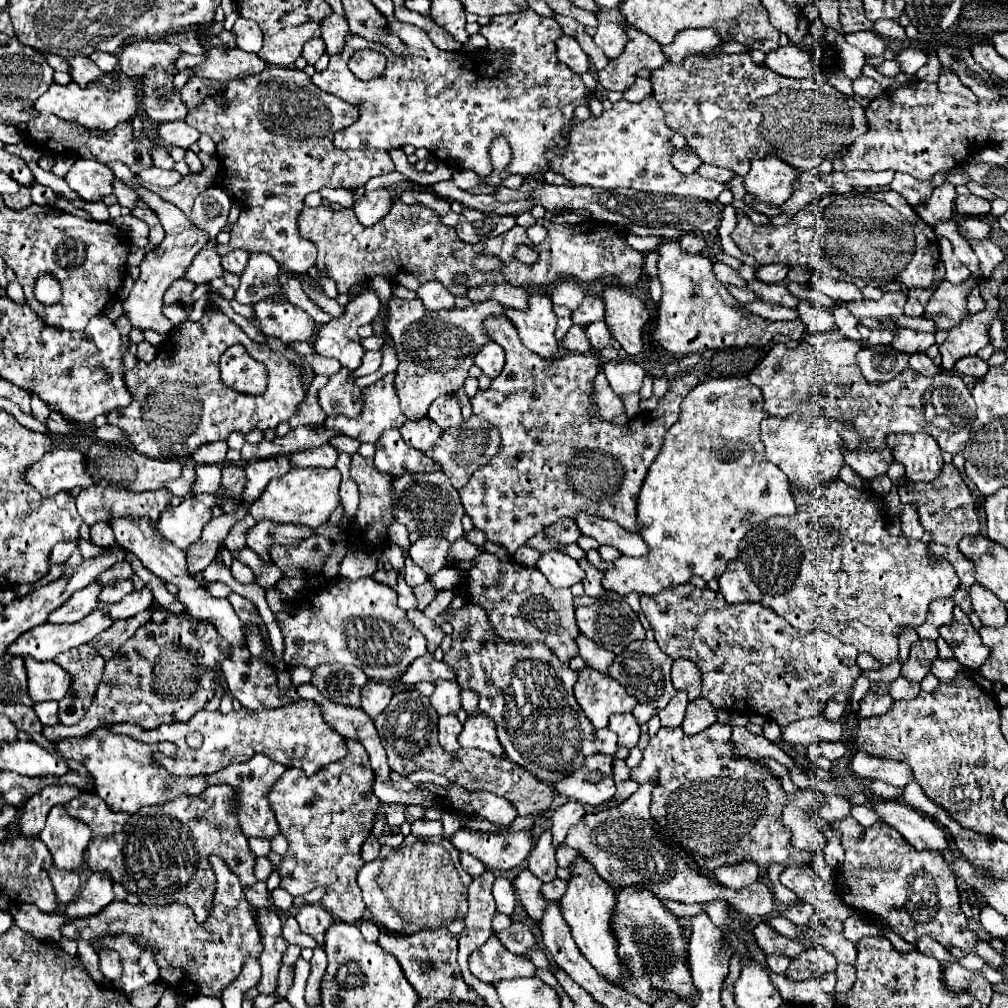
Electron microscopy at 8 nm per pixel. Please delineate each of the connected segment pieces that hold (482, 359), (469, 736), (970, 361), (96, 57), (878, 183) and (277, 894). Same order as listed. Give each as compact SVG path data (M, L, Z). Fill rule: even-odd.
M486 343L478 353L474 363L490 377L494 379L496 375L500 375L502 367L504 367L504 349L498 347L496 343Z
M480 713L476 717L468 717L462 733L458 735L458 743L462 747L476 747L476 749L488 751L496 757L506 757L504 747L500 747L500 741L496 735L496 725L484 713Z
M964 357L956 363L956 373L968 375L974 381L982 381L982 377L988 373L988 363L982 361L980 357Z
M96 51L94 55L90 55L90 59L102 69L102 71L116 71L118 67L118 59L116 55L110 55L110 53L104 53L104 51Z
M832 171L829 174L818 173L820 180L825 183L837 184L844 183L855 187L865 187L867 189L873 187L886 187L892 179L892 171L849 171L849 172L838 172Z
M276 887L272 891L272 899L278 907L292 907L292 895L288 895L288 891L284 891L282 887Z

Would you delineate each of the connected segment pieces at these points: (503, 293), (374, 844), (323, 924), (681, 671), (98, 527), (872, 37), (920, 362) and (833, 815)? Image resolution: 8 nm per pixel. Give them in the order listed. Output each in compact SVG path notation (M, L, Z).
M510 283L502 285L482 285L482 287L472 287L468 289L466 297L470 301L496 301L502 307L512 307L512 309L528 309L528 291L522 287L514 287Z
M368 837L366 839L366 843L362 845L362 859L368 863L368 861L372 861L372 859L378 859L378 855L380 855L380 843L378 843L378 839L376 837Z
M304 905L296 911L294 917L296 917L302 933L312 935L318 941L318 945L322 947L324 933L330 927L330 923L334 923L334 917L328 911L324 911L324 907L320 907L320 905Z
M690 659L674 661L674 665L672 665L672 683L678 691L686 691L690 701L700 697L700 687L702 687L700 669Z
M96 523L90 527L90 541L96 543L98 547L108 547L110 543L114 543L114 535L112 529L108 527L108 523Z
M860 31L860 33L848 33L844 35L848 43L858 47L866 57L868 55L882 55L886 49L886 39L876 35L874 31Z
M916 353L910 357L910 367L920 373L920 375L926 375L926 377L932 377L932 375L940 375L942 369L938 365L934 365L934 361L924 355L924 353Z
M830 795L830 797L826 799L826 805L824 805L822 811L820 811L822 818L826 819L830 823L842 820L849 814L850 803L844 801L842 797L834 797L834 795Z

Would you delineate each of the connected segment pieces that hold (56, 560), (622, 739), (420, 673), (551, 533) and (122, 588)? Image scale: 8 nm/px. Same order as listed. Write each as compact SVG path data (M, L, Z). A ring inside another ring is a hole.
M60 541L60 543L56 543L56 547L52 549L52 565L66 563L74 549L78 549L78 541Z
M632 713L614 715L610 719L608 729L618 735L618 745L628 747L628 749L636 747L638 739L640 739L640 725L638 725L638 721L636 721L636 717Z
M422 655L420 659L416 659L416 663L412 663L412 667L408 667L408 671L404 671L404 675L400 675L400 683L404 685L416 685L420 681L432 681L436 683L438 679L456 679L456 673L452 671L452 667L448 667L442 661L436 661L432 655Z
M560 519L554 525L542 529L538 535L534 535L528 545L538 549L540 553L544 551L552 551L552 549L560 549L568 543L576 543L580 537L580 529L576 527L574 519Z
M128 579L114 581L114 583L104 585L104 589L100 593L100 601L102 603L118 603L120 599L124 599L124 595L128 595L132 591L134 591L134 583L132 581L128 581Z

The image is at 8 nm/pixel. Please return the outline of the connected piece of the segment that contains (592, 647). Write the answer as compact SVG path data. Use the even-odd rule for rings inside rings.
M582 633L578 637L574 637L574 641L576 641L576 647L578 647L578 653L588 661L588 665L592 669L596 669L600 673L608 671L608 667L612 665L612 661L614 661L616 655L612 655L610 651L604 651L600 645L592 643L592 639L588 639Z

